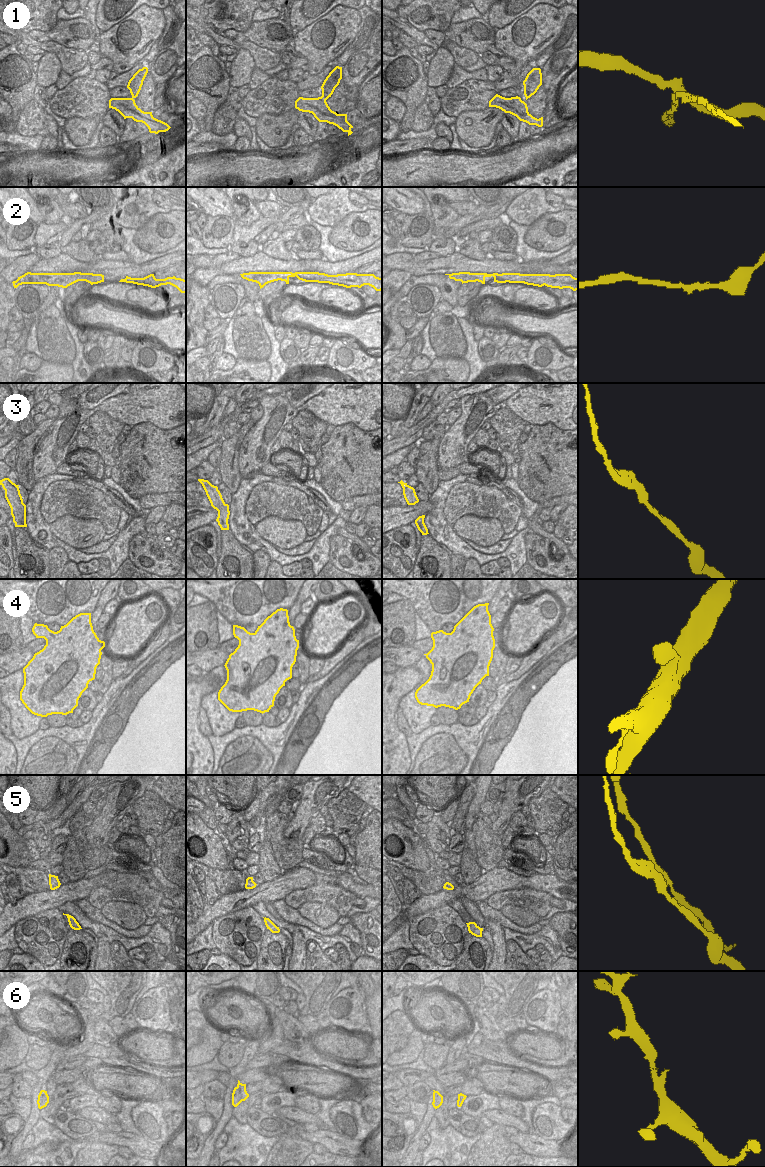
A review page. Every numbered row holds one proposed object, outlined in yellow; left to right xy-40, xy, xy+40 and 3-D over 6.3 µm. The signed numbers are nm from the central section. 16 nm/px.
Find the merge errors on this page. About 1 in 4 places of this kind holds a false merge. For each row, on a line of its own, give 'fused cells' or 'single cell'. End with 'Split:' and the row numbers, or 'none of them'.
1: fused cells
2: single cell
3: single cell
4: single cell
5: fused cells
6: single cell
Split: 1, 5

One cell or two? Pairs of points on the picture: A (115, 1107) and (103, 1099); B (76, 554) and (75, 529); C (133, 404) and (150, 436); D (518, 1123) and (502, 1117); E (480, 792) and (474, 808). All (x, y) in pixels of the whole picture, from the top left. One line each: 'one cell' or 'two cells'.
A: one cell
B: two cells
C: two cells
D: one cell
E: one cell

